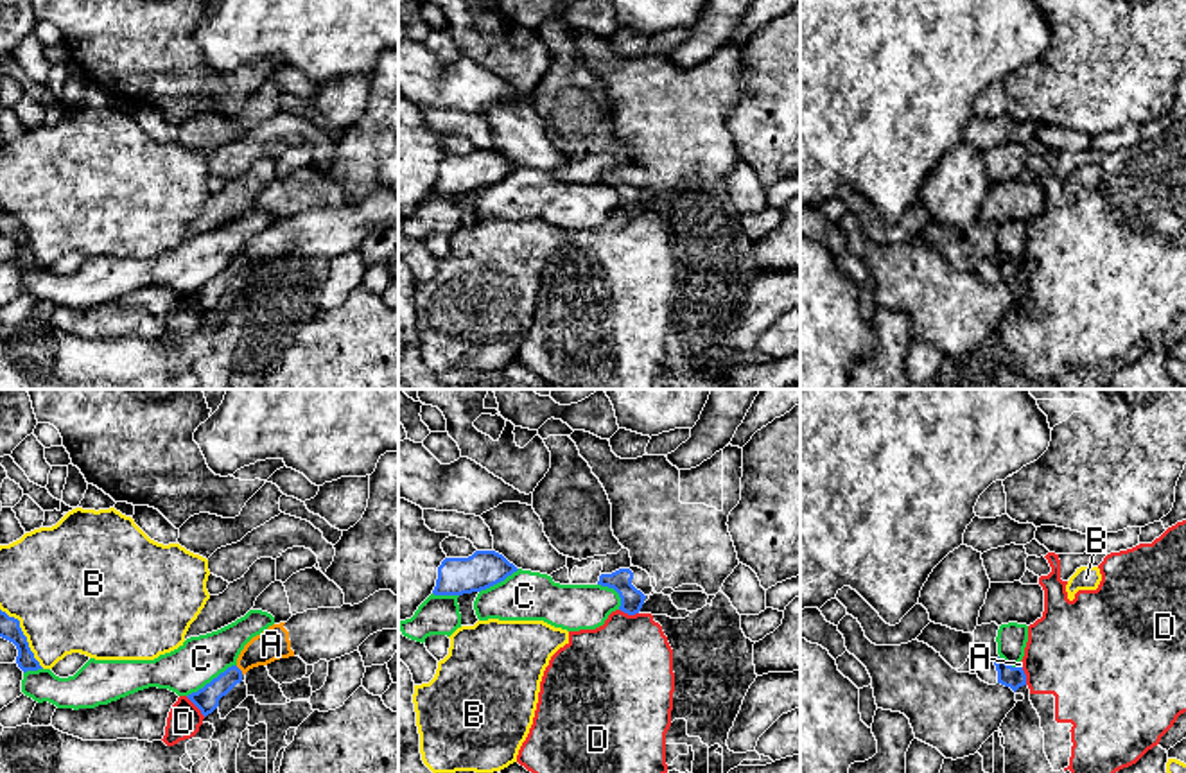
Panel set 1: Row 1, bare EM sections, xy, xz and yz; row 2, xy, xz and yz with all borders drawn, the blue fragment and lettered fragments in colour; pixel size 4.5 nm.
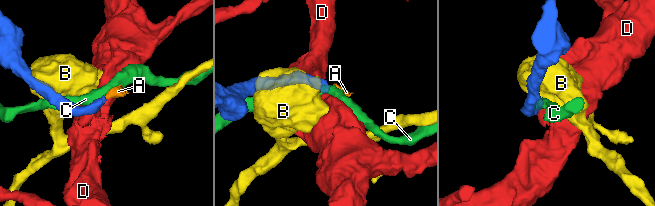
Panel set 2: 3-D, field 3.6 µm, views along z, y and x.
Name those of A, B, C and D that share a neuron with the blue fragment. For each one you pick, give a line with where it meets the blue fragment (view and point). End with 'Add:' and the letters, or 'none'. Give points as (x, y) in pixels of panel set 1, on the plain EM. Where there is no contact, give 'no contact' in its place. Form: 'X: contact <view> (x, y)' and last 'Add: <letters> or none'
A: contact xy (239, 268)
Add: A

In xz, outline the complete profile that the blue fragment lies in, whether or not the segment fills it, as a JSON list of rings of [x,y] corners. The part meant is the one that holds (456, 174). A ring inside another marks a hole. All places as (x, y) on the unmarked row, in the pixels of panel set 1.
[[[475,149],[468,156],[445,156],[438,165],[434,194],[463,194],[486,188],[519,167],[495,149]]]

